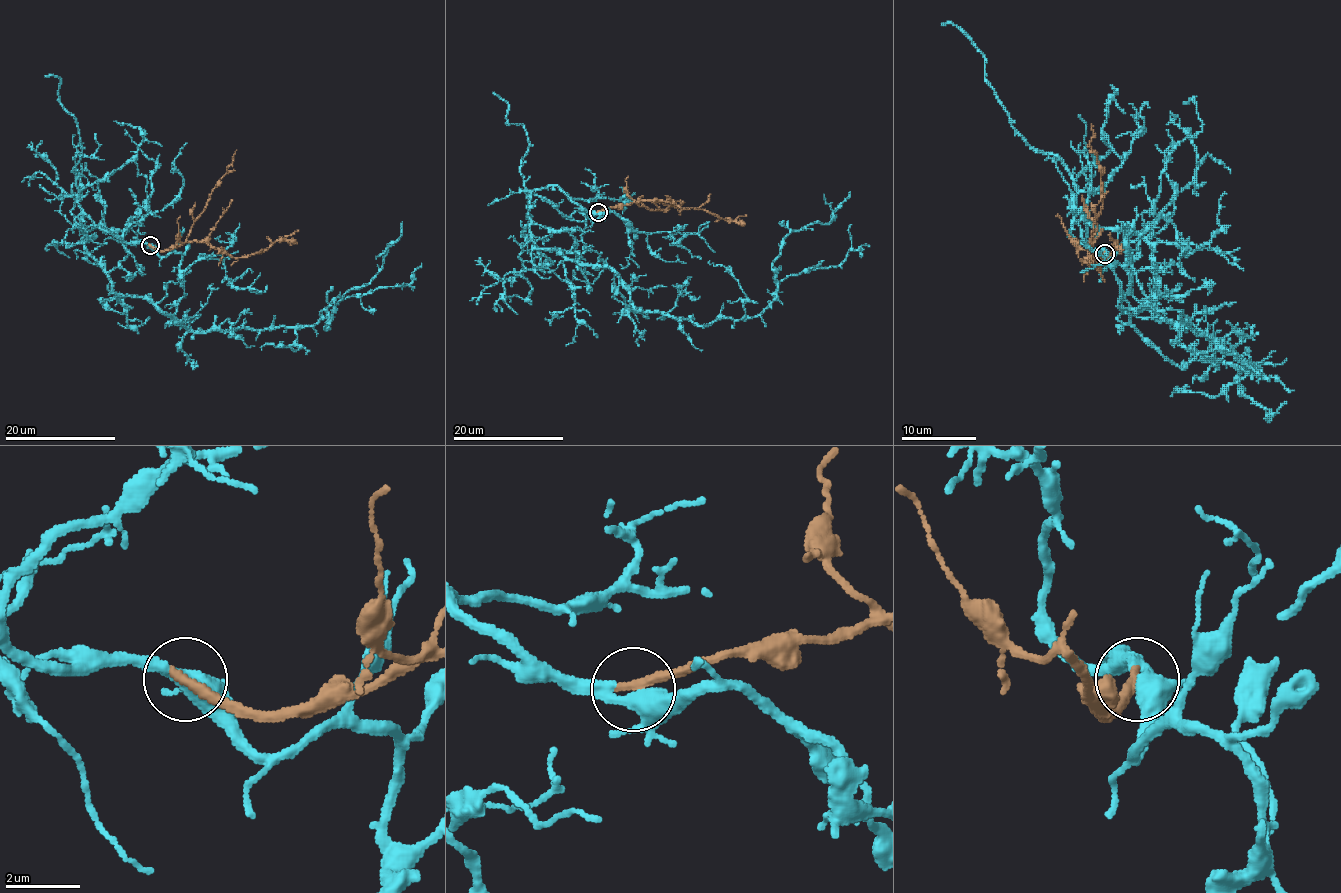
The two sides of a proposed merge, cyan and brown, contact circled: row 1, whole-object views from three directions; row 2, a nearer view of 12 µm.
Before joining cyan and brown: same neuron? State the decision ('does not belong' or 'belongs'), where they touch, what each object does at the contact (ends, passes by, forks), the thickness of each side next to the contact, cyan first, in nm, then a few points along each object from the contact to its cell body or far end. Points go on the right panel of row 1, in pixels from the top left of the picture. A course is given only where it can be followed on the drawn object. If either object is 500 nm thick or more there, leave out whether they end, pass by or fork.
belongs; place (1105, 254); cyan forks; brown ends; calibres 380 and 300 nm; course cyan (1106, 253), (1069, 235), (1076, 212), (1151, 250), (1177, 340), (1258, 368), (1166, 360), (1076, 222); course brown (1104, 253), (1099, 261), (1089, 248), (1089, 261), (1099, 270), (1116, 244), (1108, 235)

